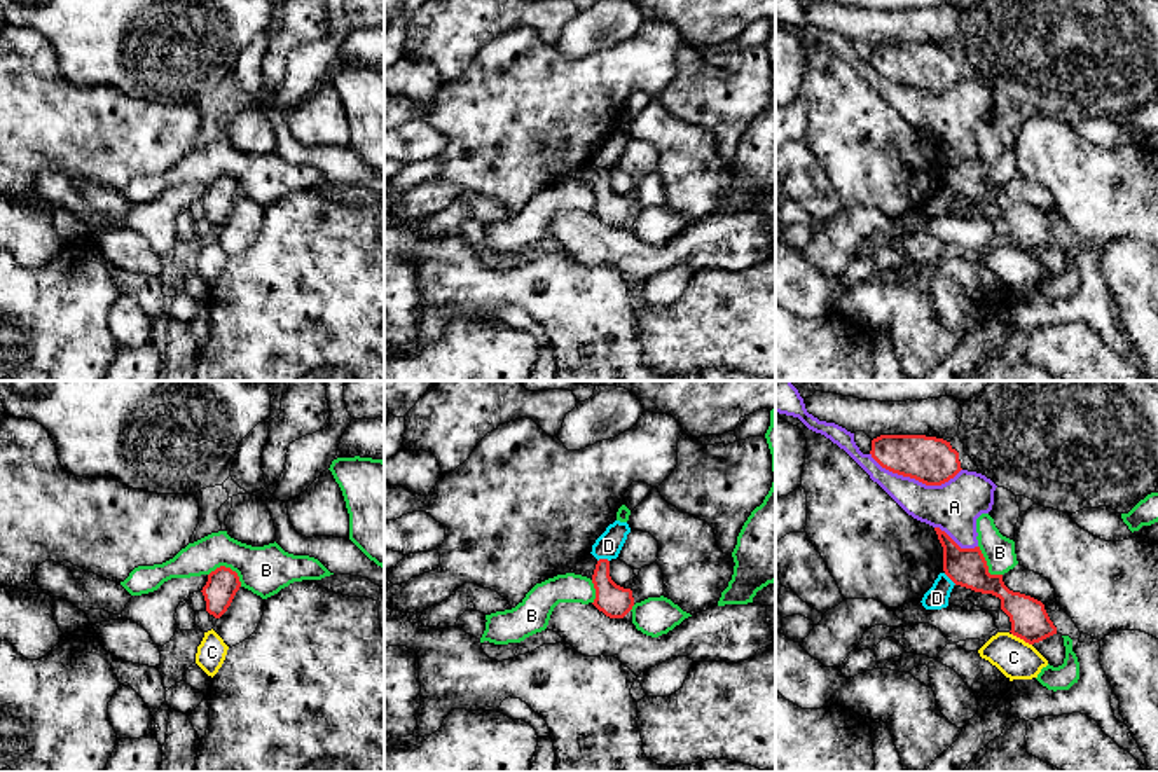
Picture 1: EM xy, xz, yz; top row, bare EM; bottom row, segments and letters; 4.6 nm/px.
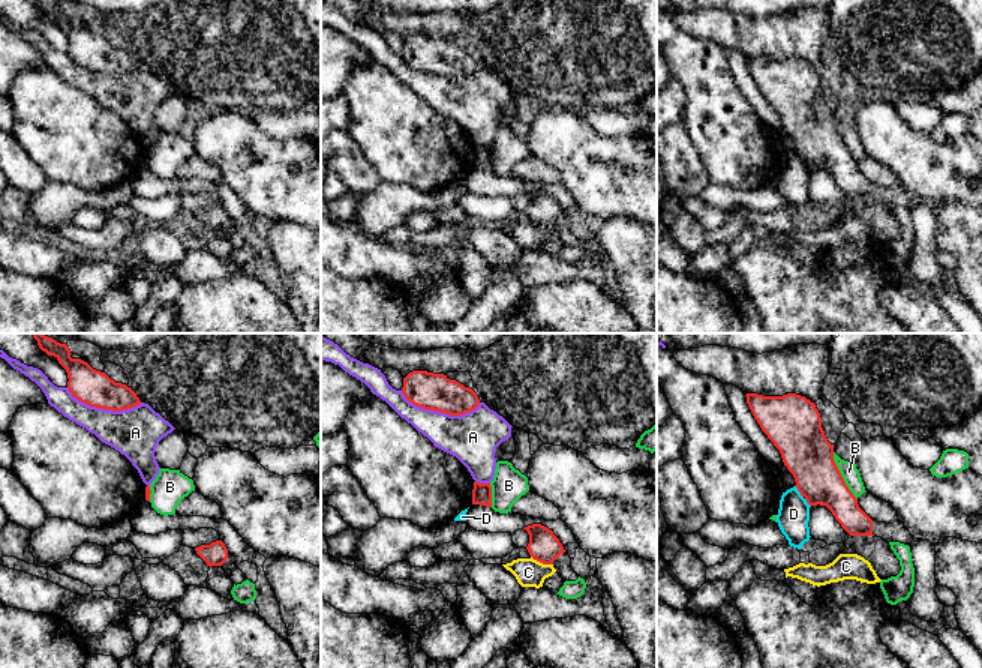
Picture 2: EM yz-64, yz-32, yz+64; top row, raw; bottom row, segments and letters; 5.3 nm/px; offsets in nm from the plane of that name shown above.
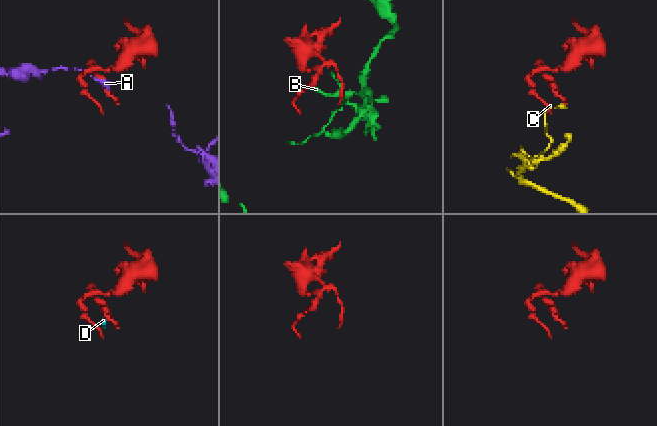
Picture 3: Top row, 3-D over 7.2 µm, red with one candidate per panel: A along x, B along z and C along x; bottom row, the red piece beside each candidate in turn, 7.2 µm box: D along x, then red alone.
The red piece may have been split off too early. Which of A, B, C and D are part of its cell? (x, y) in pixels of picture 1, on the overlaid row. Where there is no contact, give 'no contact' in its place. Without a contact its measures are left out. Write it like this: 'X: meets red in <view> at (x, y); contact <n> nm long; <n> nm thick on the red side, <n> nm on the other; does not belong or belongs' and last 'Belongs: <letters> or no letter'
A: meets red in yz at (916, 479); contact 440 nm long; 220 nm thick on the red side, 240 nm on the other; does not belong
B: meets red in xy at (229, 568); contact 170 nm long; 150 nm thick on the red side, 220 nm on the other; does not belong
C: meets red in yz at (1022, 638); contact 110 nm long; 180 nm thick on the red side, 180 nm on the other; does not belong
D: meets red in xz at (603, 559); contact 60 nm long; 150 nm thick on the red side, 120 nm on the other; does not belong
Belongs: no letter

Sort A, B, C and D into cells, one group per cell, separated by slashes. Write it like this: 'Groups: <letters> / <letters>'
Groups: A / B / C / D

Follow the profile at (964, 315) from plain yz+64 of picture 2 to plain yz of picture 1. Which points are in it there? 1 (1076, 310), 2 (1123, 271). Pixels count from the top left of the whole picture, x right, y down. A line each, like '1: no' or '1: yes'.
1: yes
2: no

